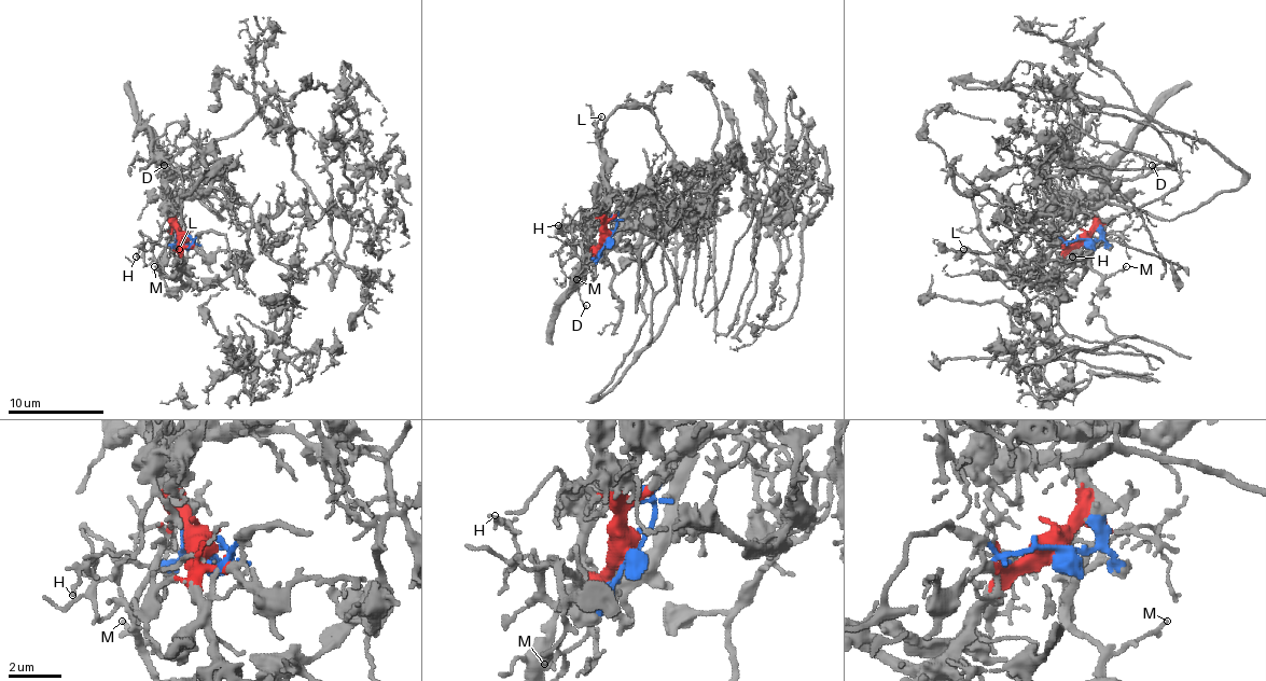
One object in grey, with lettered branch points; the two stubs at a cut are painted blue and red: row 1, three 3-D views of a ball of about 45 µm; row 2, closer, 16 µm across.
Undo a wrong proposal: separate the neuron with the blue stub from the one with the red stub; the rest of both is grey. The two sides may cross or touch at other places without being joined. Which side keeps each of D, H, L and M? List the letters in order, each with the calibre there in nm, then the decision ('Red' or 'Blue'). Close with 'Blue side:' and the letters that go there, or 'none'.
D: Thickness 130 nm. Red
H: Thickness 130 nm. Blue
L: Thickness 130 nm. Red
M: Thickness 140 nm. Red
Blue side: H

